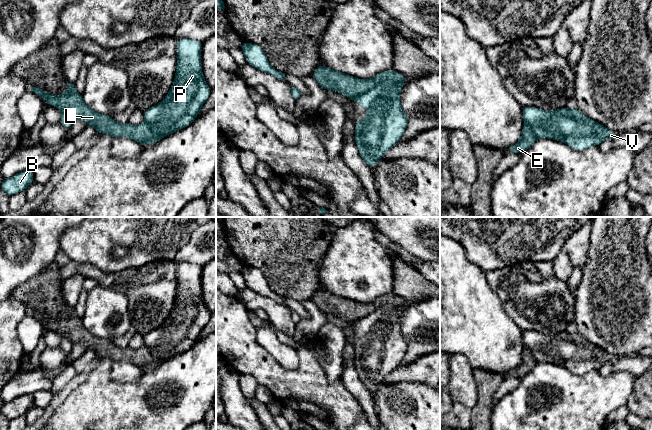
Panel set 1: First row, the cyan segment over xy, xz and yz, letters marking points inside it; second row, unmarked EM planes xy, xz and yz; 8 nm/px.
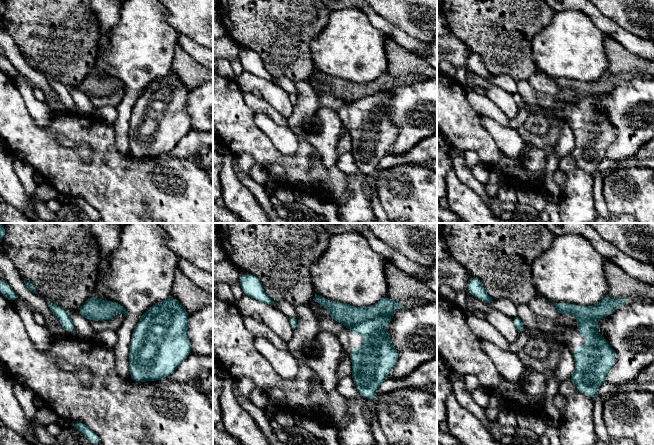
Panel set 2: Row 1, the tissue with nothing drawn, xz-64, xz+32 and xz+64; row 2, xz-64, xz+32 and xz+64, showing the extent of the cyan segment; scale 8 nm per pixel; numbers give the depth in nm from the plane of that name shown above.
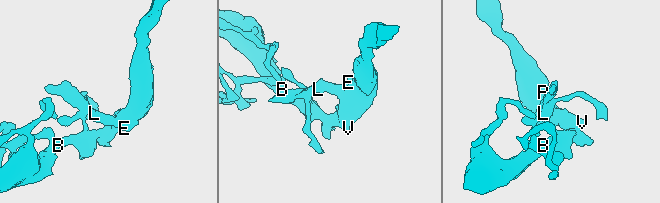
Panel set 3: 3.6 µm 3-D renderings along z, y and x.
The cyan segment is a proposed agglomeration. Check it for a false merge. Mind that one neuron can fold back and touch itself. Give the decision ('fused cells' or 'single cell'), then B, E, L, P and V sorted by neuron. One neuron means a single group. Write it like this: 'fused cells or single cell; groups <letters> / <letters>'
fused cells; groups B P V / E L

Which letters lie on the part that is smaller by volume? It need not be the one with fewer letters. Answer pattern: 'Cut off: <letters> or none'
Cut off: E, L

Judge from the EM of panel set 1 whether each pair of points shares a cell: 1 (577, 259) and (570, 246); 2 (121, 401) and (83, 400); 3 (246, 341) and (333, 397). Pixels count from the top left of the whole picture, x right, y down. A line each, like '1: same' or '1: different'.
1: same
2: same
3: same

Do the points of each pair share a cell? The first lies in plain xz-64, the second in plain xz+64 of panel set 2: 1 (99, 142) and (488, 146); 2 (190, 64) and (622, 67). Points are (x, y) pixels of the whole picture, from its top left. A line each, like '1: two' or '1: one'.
1: one
2: one

